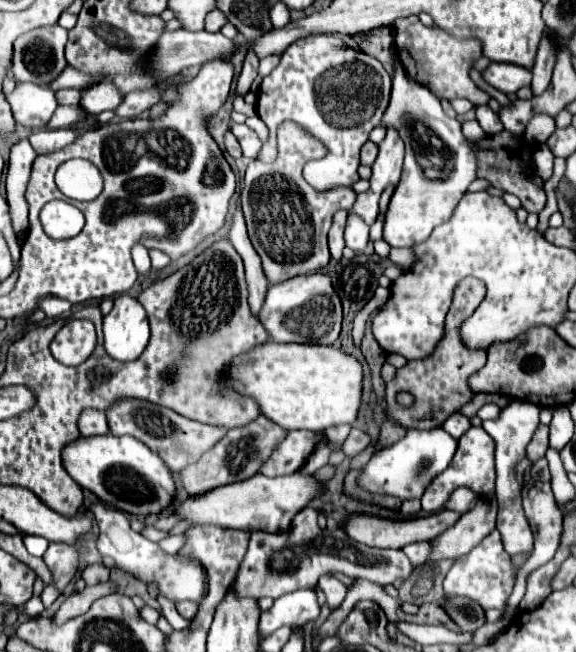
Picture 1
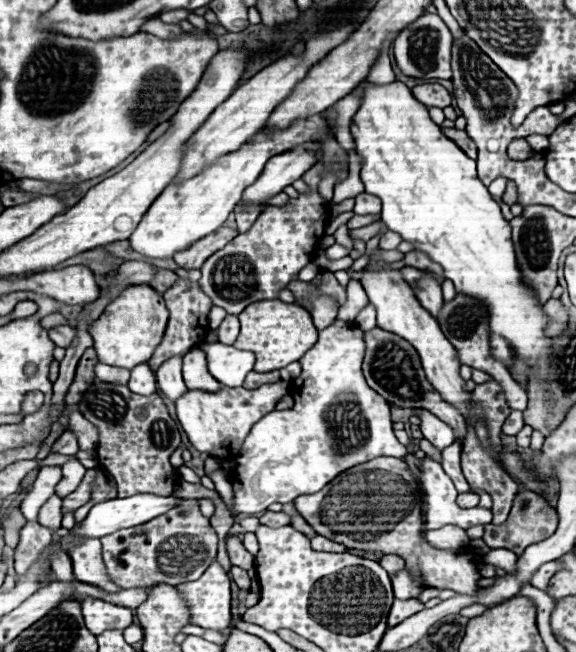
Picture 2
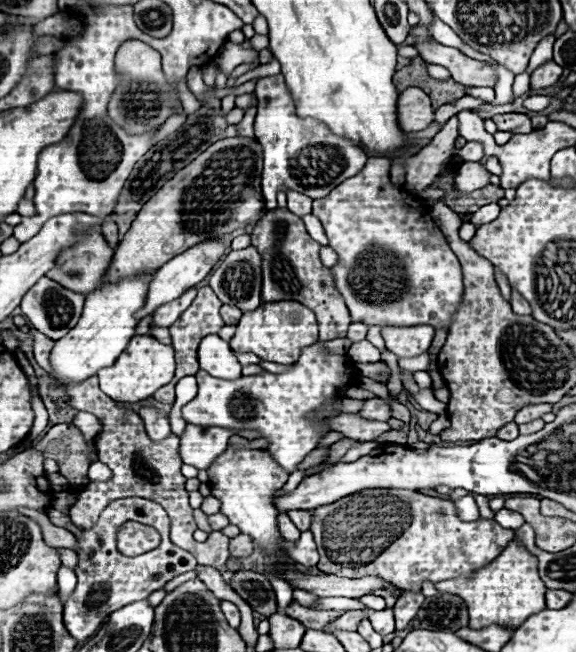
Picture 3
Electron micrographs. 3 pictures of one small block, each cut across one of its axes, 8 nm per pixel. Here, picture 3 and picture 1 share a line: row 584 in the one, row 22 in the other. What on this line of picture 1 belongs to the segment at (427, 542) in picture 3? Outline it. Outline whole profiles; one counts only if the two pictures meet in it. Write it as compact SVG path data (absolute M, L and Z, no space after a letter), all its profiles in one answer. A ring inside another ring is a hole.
M418 16L410 18L400 18L394 22L394 32L396 32L396 50L400 56L402 66L406 72L412 76L412 80L424 84L430 88L434 94L440 98L468 98L472 104L488 104L492 98L488 92L480 90L468 70L472 68L472 60L482 56L482 50L478 46L478 40L458 40L440 28L428 28L424 26Z

